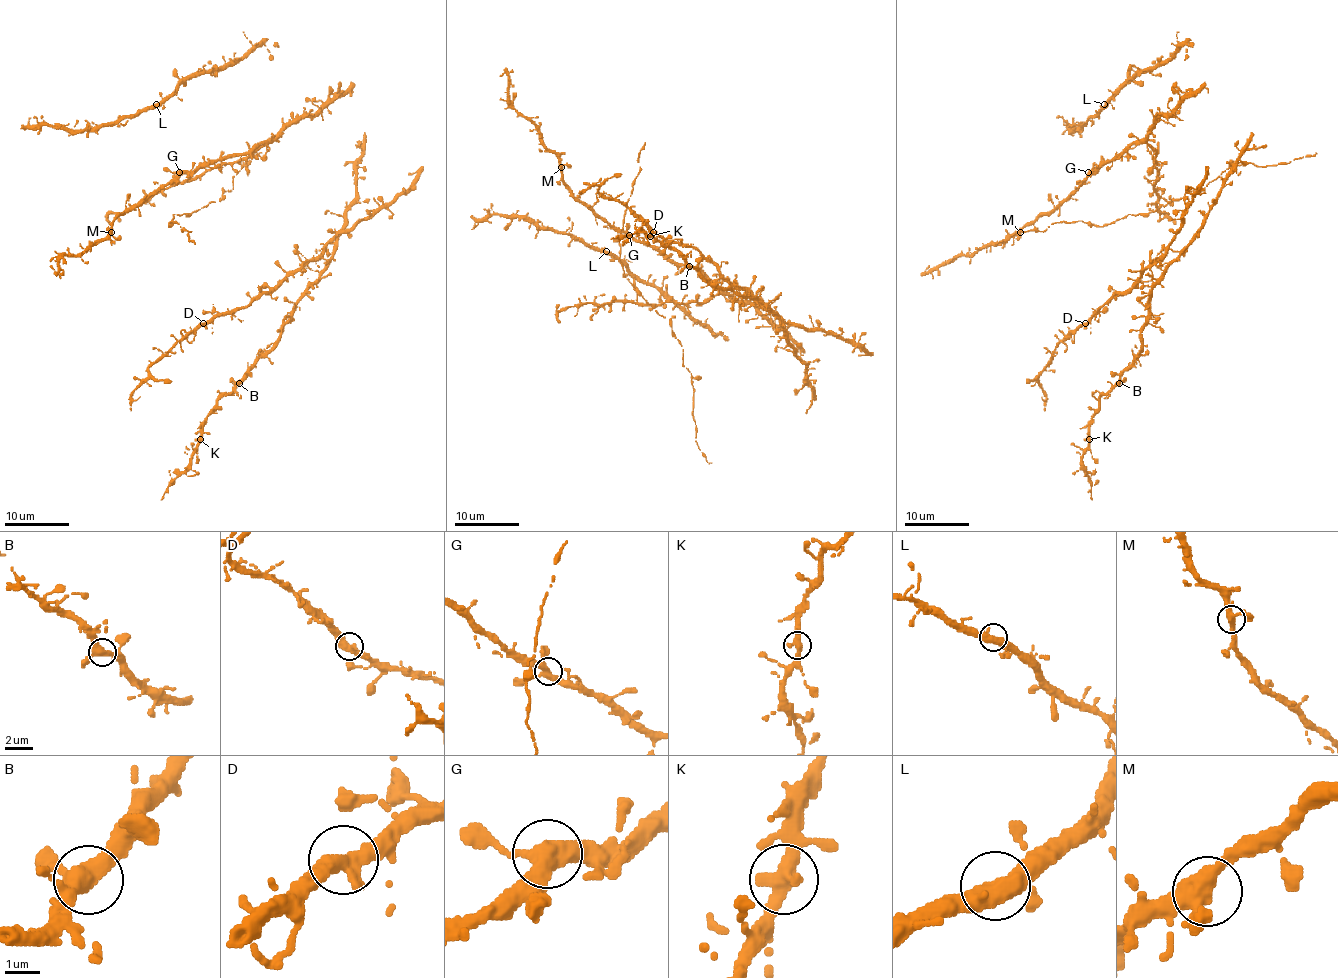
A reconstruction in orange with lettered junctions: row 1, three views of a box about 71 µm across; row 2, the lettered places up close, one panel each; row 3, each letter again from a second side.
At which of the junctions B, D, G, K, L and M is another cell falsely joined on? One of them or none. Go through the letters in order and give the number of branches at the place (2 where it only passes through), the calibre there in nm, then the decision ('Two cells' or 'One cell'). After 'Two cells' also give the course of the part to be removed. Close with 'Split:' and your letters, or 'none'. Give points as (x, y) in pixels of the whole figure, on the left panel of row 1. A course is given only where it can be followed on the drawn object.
B: Branches: 3. Thickness 360 nm. One cell
D: Branches: 2. Thickness 480 nm. One cell
G: Branches: 3. Thickness 360 nm. One cell
K: Branches: 2. Thickness 480 nm. One cell
L: Branches: 2. Thickness 480 nm. One cell
M: Branches: 3. Thickness 360 nm. One cell
Split: none

